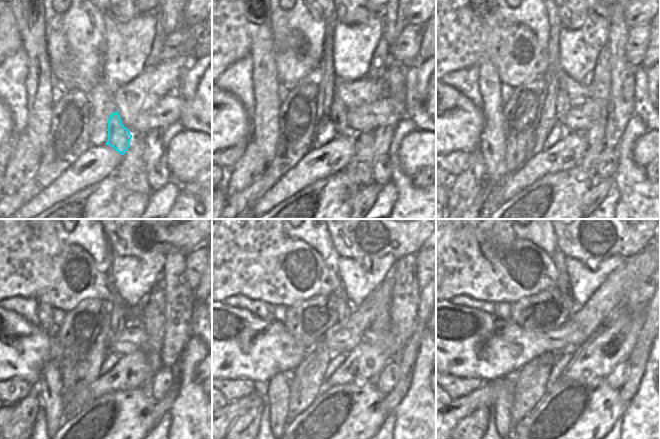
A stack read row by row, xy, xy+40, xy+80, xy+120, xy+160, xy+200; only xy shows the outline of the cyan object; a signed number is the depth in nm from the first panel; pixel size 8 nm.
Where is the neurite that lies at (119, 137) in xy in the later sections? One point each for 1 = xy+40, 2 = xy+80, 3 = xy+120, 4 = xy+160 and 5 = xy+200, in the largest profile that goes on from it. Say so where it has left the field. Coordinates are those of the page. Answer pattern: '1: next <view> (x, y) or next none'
1: next xy+40 (338, 110)
2: next xy+80 (563, 104)
3: next xy+120 (118, 320)
4: next xy+160 (343, 306)
5: next xy+200 (559, 258)

